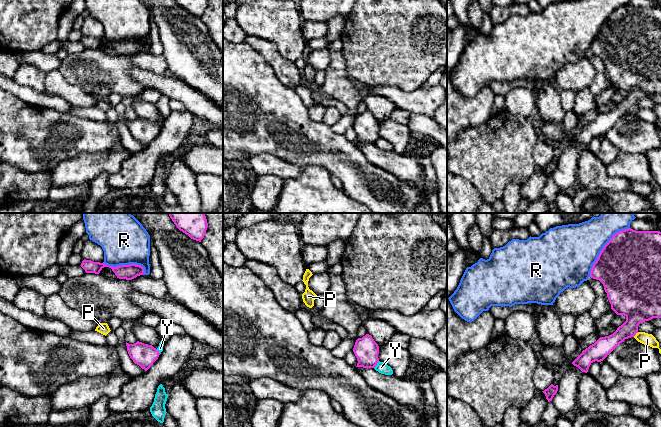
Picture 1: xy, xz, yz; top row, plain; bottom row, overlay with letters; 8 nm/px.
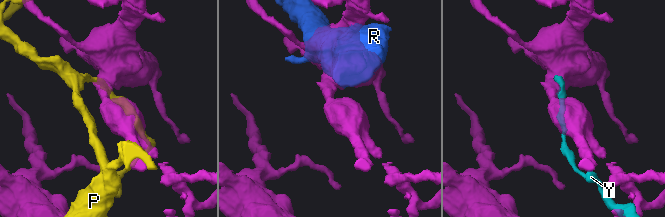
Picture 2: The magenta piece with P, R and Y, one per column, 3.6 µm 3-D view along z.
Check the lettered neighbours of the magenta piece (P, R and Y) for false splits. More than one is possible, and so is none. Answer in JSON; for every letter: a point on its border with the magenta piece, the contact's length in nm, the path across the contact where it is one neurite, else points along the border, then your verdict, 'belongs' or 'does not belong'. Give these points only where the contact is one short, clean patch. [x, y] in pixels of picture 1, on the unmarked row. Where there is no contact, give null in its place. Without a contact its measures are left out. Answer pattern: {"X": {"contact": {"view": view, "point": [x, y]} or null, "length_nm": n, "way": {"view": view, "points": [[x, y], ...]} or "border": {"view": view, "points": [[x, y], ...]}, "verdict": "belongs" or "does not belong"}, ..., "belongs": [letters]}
{"P": {"contact": {"view": "yz", "point": [635, 110]}, "length_nm": 60, "verdict": "does not belong"}, "R": {"contact": {"view": "yz", "point": [603, 24]}, "length_nm": 500, "verdict": "does not belong"}, "Y": {"contact": {"view": "xz", "point": [376, 140]}, "length_nm": 80, "verdict": "does not belong"}, "belongs": []}

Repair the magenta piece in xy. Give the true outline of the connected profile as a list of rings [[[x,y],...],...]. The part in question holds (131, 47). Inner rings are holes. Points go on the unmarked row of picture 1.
[[[84,35],[80,42],[85,46],[86,49],[95,50],[99,50],[104,43],[109,43],[115,49],[117,54],[126,56],[132,56],[137,52],[144,50],[144,44],[136,40],[120,41],[113,43],[106,41],[104,38],[93,38],[91,36]]]

